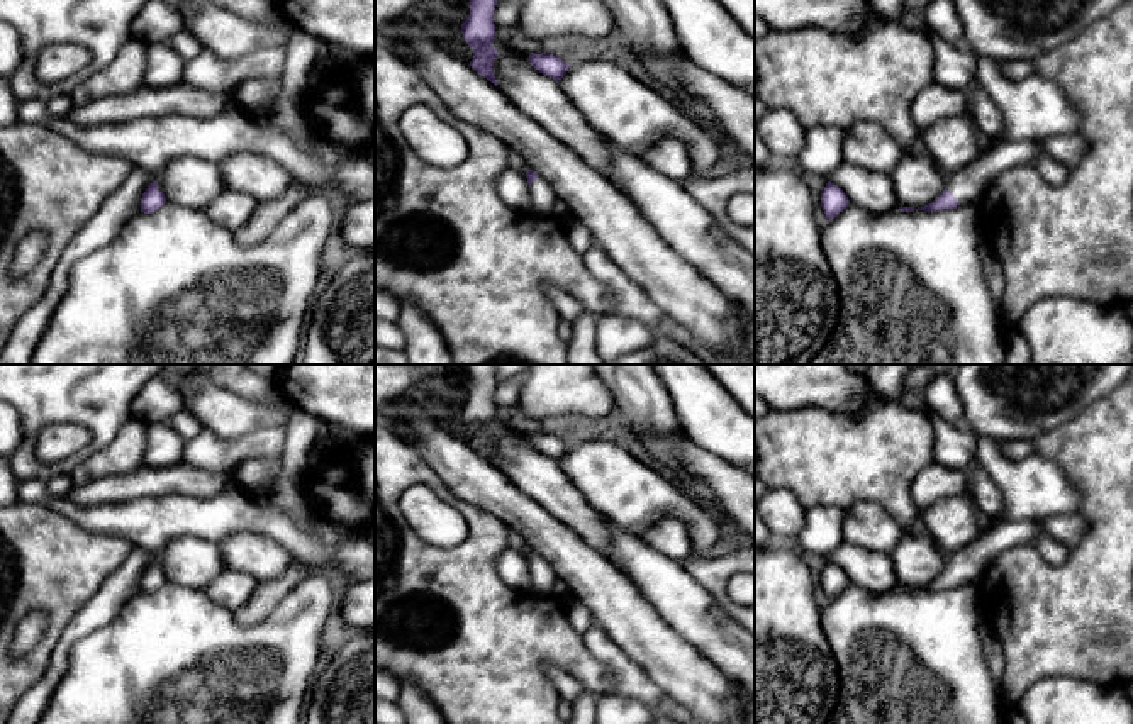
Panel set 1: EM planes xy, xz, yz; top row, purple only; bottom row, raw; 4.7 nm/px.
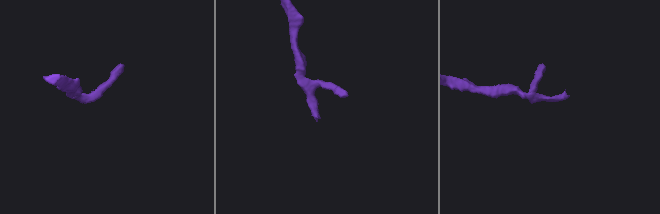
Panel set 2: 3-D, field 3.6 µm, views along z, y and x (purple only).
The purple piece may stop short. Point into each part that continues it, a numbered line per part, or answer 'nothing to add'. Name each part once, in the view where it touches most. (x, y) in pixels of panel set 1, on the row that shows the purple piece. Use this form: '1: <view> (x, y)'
1: yz (967, 185)

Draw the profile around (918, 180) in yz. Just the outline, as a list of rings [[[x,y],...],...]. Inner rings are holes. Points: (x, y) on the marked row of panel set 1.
[[[904,154],[889,175],[899,203],[914,209],[935,202],[946,188],[948,176],[929,154]]]

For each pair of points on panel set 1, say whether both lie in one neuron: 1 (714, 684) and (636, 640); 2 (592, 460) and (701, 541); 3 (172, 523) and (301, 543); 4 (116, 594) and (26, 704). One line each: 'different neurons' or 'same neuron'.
1: same neuron
2: same neuron
3: same neuron
4: same neuron

